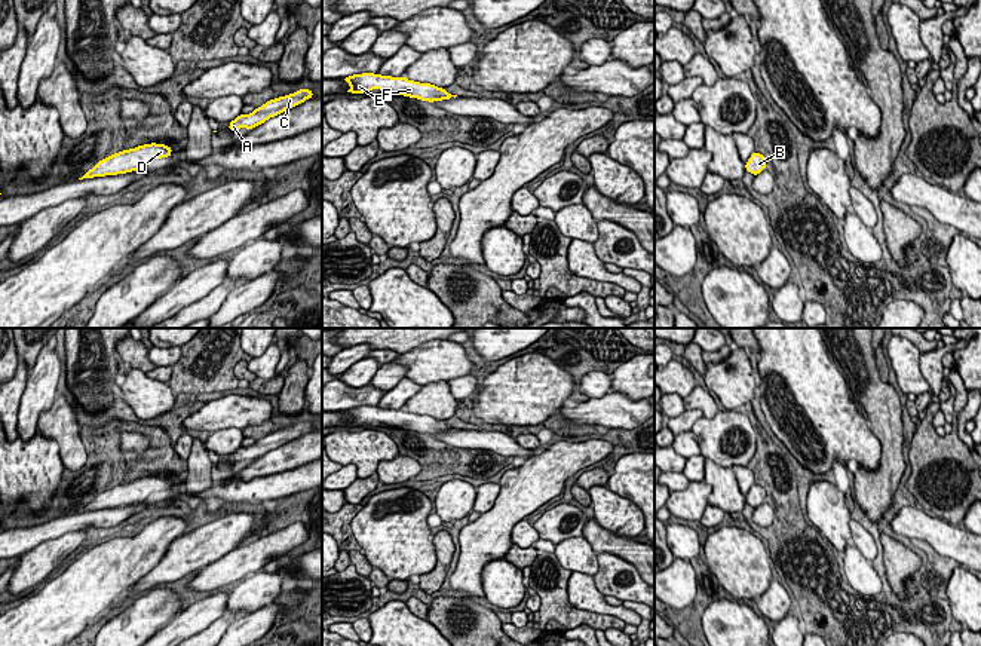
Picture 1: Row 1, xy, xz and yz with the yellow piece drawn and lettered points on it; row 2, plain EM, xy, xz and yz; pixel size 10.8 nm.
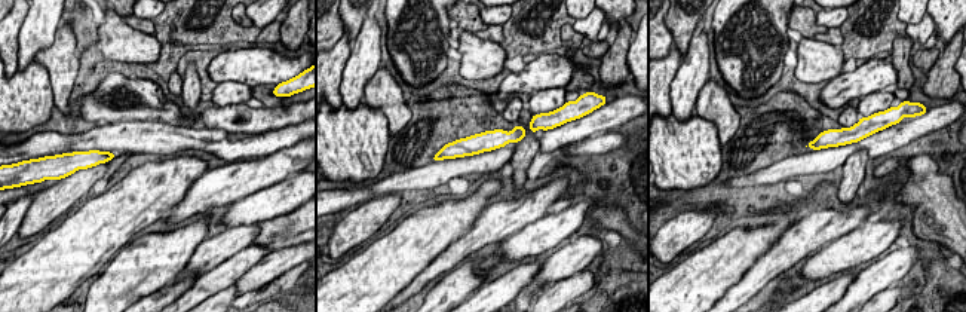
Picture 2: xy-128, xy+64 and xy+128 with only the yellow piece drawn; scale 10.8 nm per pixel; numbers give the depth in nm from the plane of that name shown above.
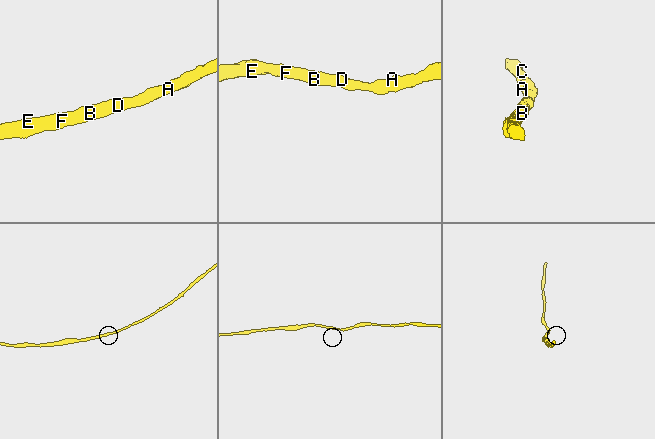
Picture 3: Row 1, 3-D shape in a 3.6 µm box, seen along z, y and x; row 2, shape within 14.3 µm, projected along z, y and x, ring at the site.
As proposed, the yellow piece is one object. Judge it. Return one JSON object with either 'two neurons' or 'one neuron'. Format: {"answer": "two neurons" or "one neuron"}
{"answer": "one neuron"}

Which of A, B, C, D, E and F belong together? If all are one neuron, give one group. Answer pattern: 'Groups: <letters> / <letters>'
Groups: A B C D E F

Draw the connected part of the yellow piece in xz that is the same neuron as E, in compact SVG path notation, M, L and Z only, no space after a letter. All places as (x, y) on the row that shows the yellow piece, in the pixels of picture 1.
M362 73L362 74L353 74L344 77L343 80L350 85L350 89L347 92L352 94L364 94L364 92L371 92L373 89L380 89L387 94L404 95L421 101L429 101L429 102L457 97L448 94L444 88L438 88L430 83L408 80L407 77L402 76L392 77L392 76L381 76L374 73Z

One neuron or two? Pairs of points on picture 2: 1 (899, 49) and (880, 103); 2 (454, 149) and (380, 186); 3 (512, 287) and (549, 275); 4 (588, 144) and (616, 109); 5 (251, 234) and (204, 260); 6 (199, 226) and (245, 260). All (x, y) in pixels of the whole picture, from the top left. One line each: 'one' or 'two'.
1: two
2: one
3: two
4: two
5: one
6: two

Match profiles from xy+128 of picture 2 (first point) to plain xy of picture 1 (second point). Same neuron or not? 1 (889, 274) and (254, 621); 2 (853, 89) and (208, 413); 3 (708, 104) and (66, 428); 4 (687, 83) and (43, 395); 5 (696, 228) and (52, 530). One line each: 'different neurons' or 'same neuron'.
1: same neuron
2: same neuron
3: same neuron
4: same neuron
5: different neurons

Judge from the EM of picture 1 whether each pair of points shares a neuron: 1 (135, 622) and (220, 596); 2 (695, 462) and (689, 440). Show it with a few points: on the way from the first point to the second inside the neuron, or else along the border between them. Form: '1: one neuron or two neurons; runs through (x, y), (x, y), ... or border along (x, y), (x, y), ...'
1: one neuron; runs through (156, 622), (189, 622), (199, 615)
2: two neurons; border along (699, 453), (689, 458), (680, 471), (670, 472)

